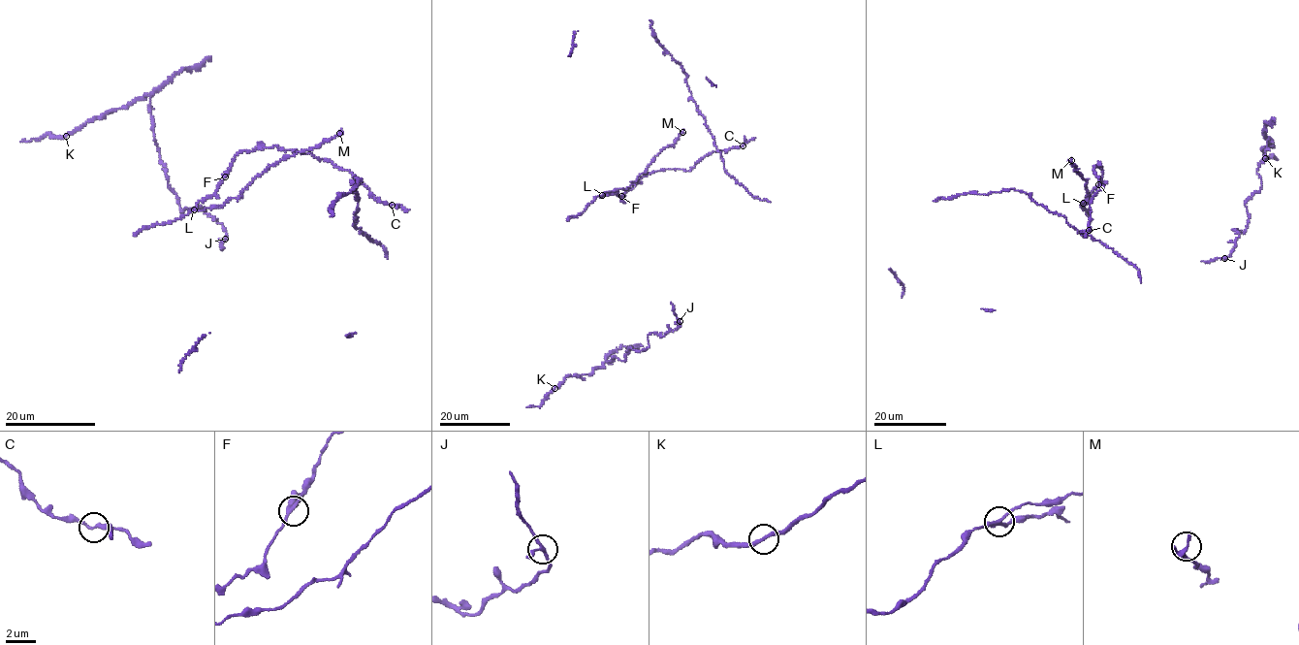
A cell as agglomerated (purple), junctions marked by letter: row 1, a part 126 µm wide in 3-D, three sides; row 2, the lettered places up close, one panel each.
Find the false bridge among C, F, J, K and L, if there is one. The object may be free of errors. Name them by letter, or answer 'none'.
L

